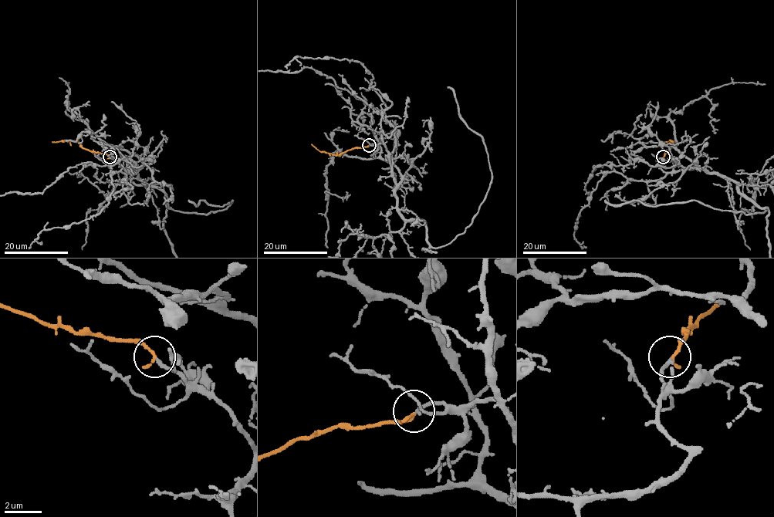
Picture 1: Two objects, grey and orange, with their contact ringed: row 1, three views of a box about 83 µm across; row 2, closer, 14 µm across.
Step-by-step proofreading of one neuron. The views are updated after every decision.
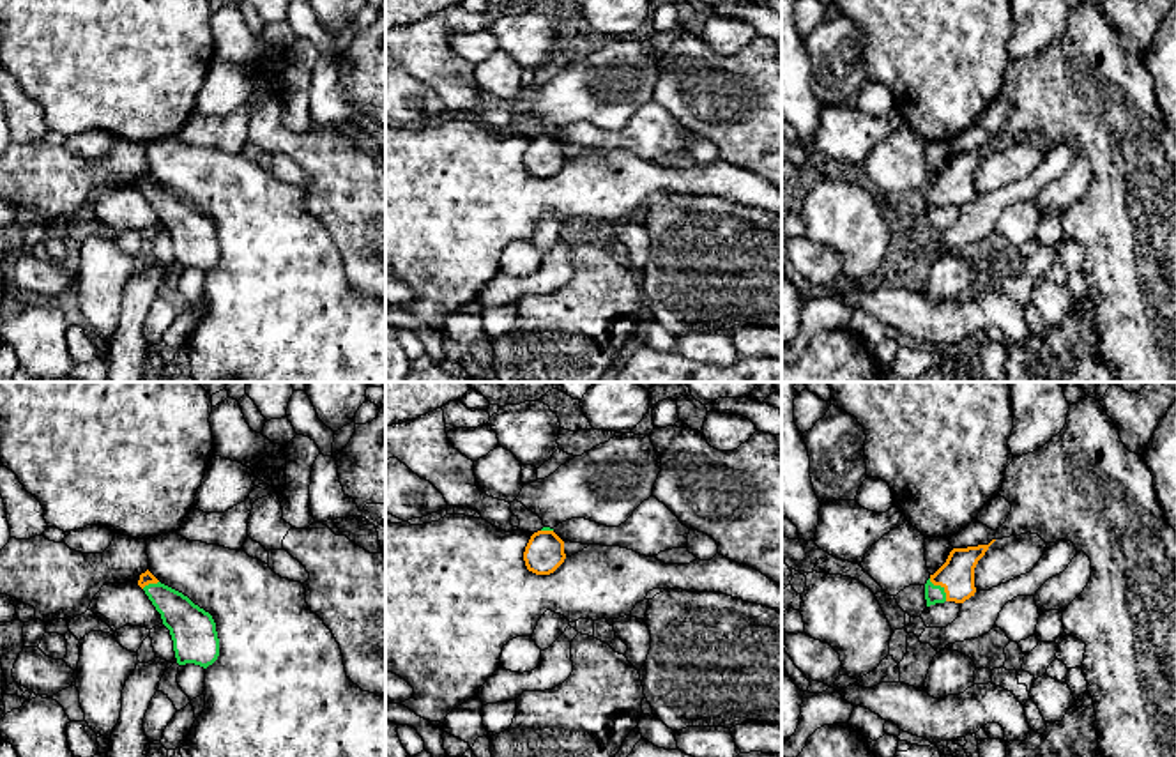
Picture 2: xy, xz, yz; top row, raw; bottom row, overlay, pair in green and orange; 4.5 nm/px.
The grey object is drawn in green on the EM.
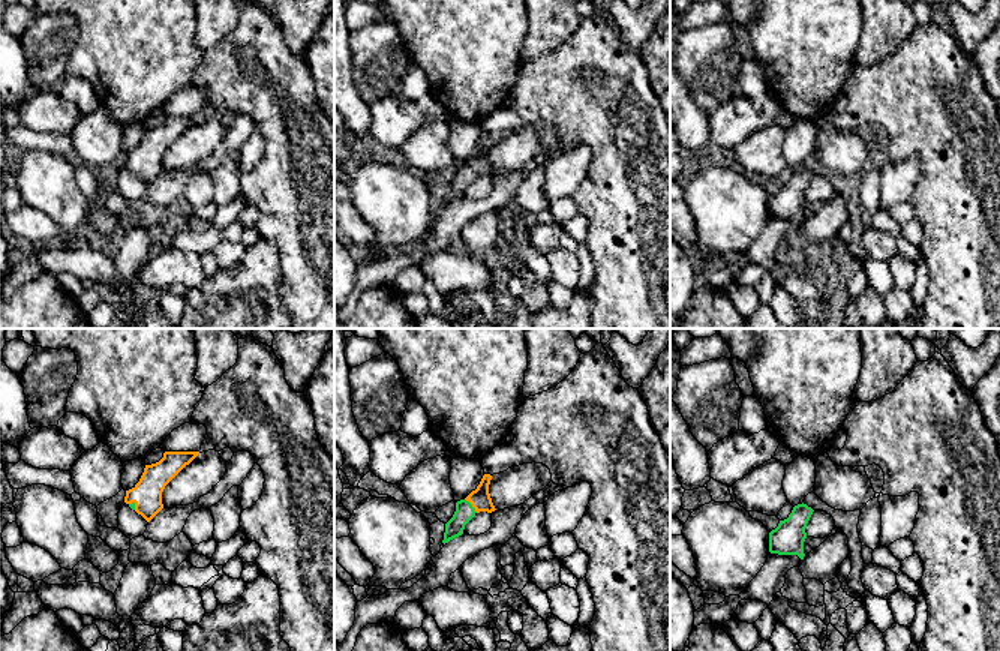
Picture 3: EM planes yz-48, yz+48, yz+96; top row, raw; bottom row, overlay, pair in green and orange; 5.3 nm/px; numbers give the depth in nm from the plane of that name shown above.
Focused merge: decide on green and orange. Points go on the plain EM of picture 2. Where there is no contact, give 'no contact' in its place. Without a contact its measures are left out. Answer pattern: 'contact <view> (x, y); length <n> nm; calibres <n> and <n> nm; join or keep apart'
contact yz (941, 191); length 130 nm; calibres 80 and 160 nm; join

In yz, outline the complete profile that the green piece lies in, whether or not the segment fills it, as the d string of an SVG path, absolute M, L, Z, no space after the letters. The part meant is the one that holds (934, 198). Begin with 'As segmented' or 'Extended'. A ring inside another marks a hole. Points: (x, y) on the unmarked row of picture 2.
Extended. M992 143L989 149L953 152L946 166L934 179L930 179L930 182L925 187L927 210L935 209L935 207L944 207L944 205L964 207L966 203L974 200L976 196L974 172L994 145L996 143Z

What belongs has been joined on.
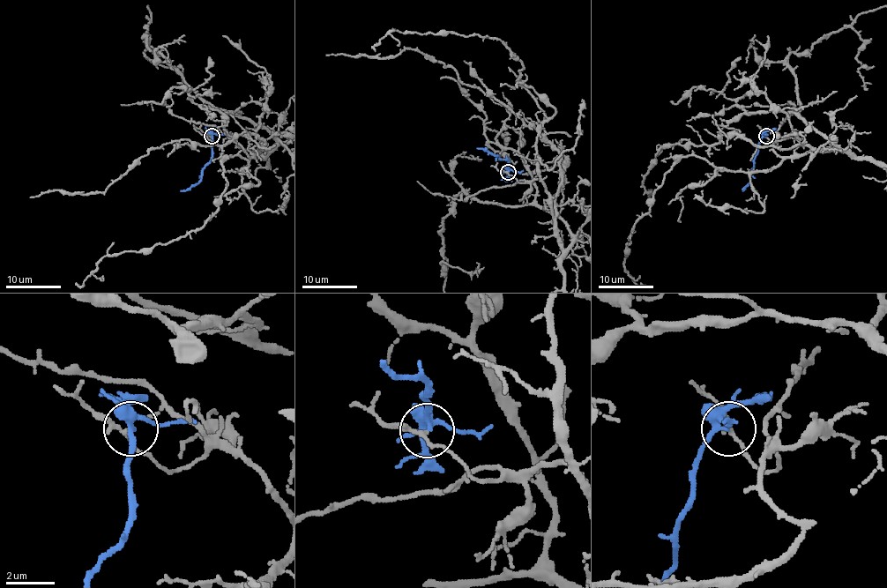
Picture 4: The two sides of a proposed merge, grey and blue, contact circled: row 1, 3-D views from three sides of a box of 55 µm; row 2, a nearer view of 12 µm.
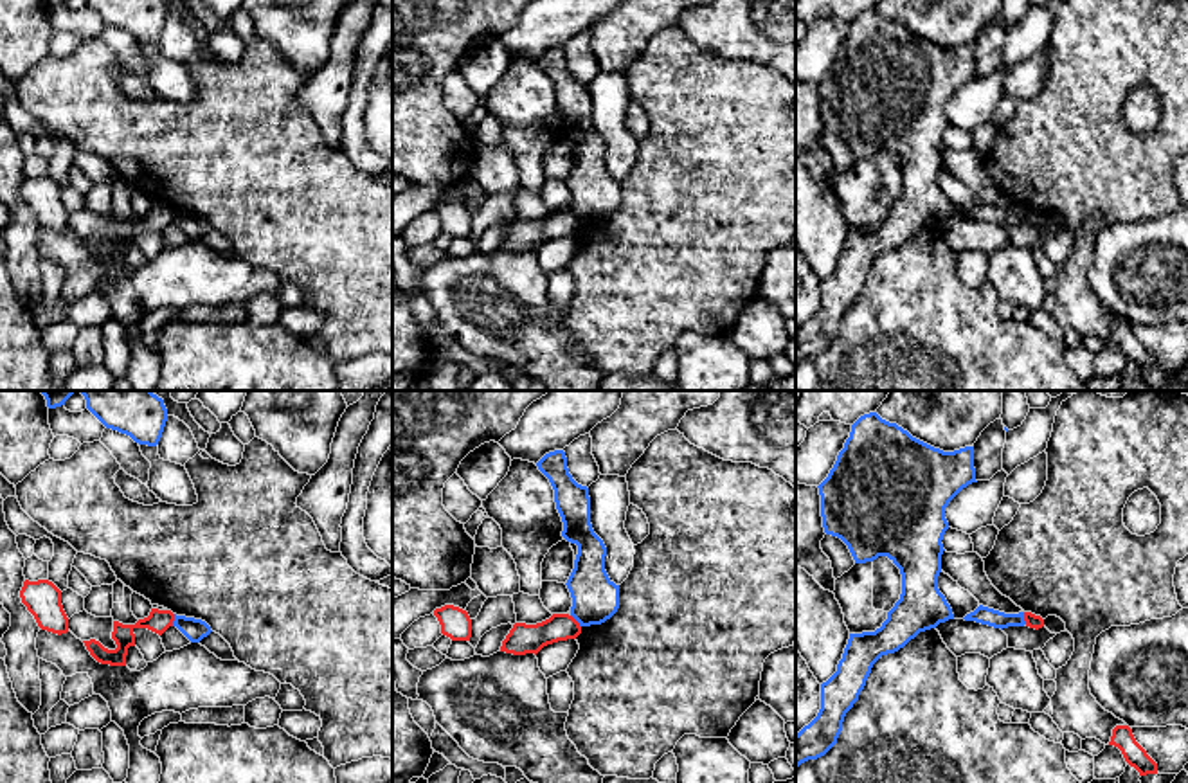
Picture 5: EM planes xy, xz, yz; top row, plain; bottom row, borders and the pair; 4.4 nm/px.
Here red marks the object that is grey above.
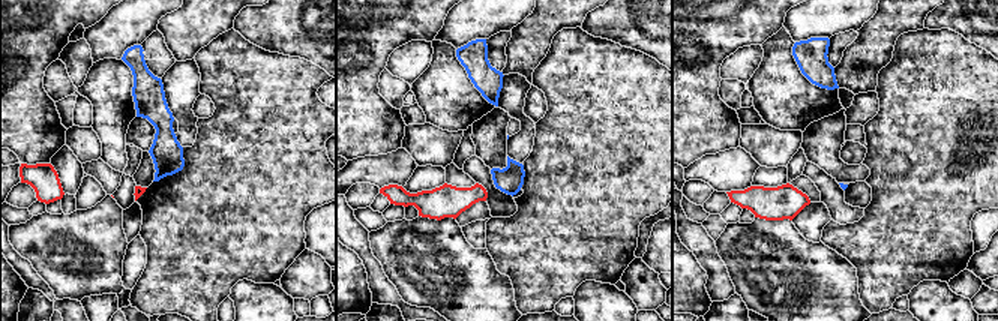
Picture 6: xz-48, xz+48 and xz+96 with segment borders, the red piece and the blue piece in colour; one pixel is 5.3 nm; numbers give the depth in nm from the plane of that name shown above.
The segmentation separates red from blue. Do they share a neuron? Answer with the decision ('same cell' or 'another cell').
another cell

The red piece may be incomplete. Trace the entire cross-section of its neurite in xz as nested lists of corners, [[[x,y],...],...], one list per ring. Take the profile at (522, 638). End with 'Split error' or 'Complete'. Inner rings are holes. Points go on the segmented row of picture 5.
[[[553,614],[549,619],[536,625],[515,623],[502,641],[500,652],[513,655],[536,655],[544,646],[576,639],[580,634],[581,626],[572,616]]]. Complete

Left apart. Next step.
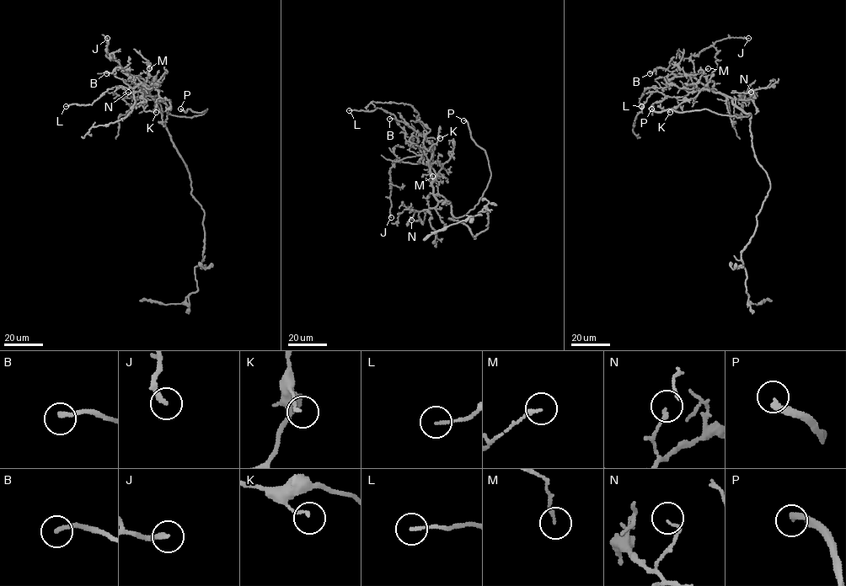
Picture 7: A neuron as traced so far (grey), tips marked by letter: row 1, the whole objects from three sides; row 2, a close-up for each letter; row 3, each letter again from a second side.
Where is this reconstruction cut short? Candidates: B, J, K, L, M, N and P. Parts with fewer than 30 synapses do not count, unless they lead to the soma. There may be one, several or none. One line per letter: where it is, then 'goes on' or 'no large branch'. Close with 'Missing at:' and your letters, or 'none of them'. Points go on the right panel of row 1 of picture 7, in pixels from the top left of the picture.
B: place (650, 73); no large branch
J: place (748, 38); no large branch
K: place (670, 112); no large branch
L: place (641, 106); no large branch
M: place (708, 68); no large branch
N: place (751, 92); no large branch
P: place (651, 109); goes on
Missing at: P

